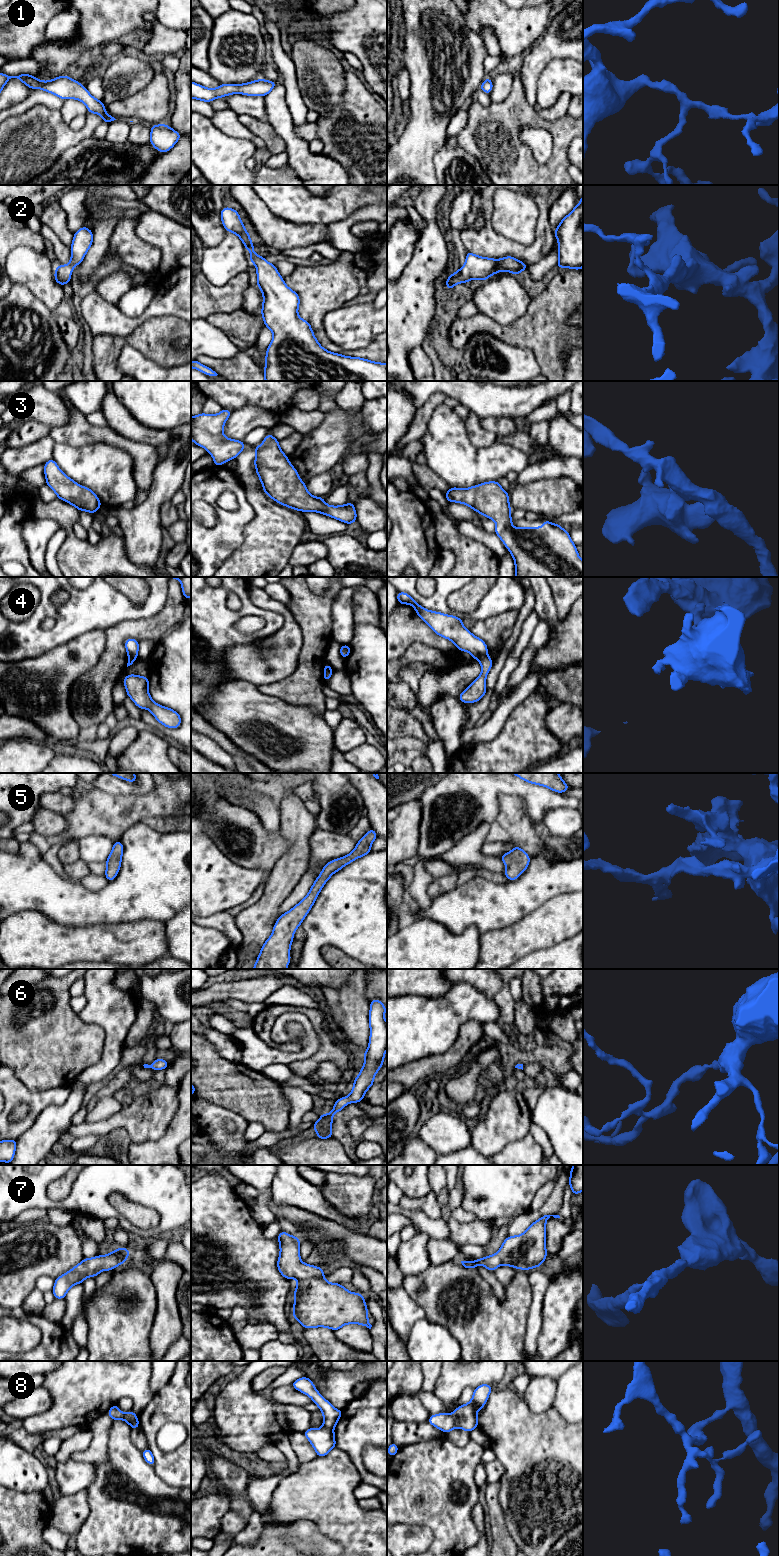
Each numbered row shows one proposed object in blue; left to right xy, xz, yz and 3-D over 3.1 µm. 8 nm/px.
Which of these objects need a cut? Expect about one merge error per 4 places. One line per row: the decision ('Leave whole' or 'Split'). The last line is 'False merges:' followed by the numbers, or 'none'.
1: Leave whole
2: Leave whole
3: Leave whole
4: Split
5: Leave whole
6: Leave whole
7: Leave whole
8: Split
False merges: 4, 8

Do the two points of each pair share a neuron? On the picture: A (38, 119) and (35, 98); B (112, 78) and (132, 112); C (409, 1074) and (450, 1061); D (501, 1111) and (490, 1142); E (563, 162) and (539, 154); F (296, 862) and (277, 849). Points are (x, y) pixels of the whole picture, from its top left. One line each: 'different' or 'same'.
A: different
B: different
C: same
D: same
E: different
F: different

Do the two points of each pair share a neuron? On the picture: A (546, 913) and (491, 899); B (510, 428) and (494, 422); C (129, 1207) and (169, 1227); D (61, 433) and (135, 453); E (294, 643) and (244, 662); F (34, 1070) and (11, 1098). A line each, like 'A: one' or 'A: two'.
A: two
B: one
C: two
D: one
E: one
F: two

